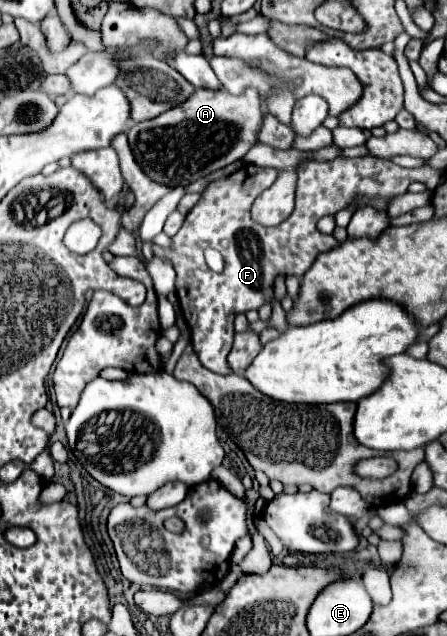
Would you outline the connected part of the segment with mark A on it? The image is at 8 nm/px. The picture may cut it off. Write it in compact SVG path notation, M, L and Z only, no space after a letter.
M199 88L181 106L175 106L153 120L135 124L127 136L137 164L149 178L167 186L179 186L191 184L241 160L257 144L263 118L265 114L257 90L245 90L245 94L231 96L223 88Z

